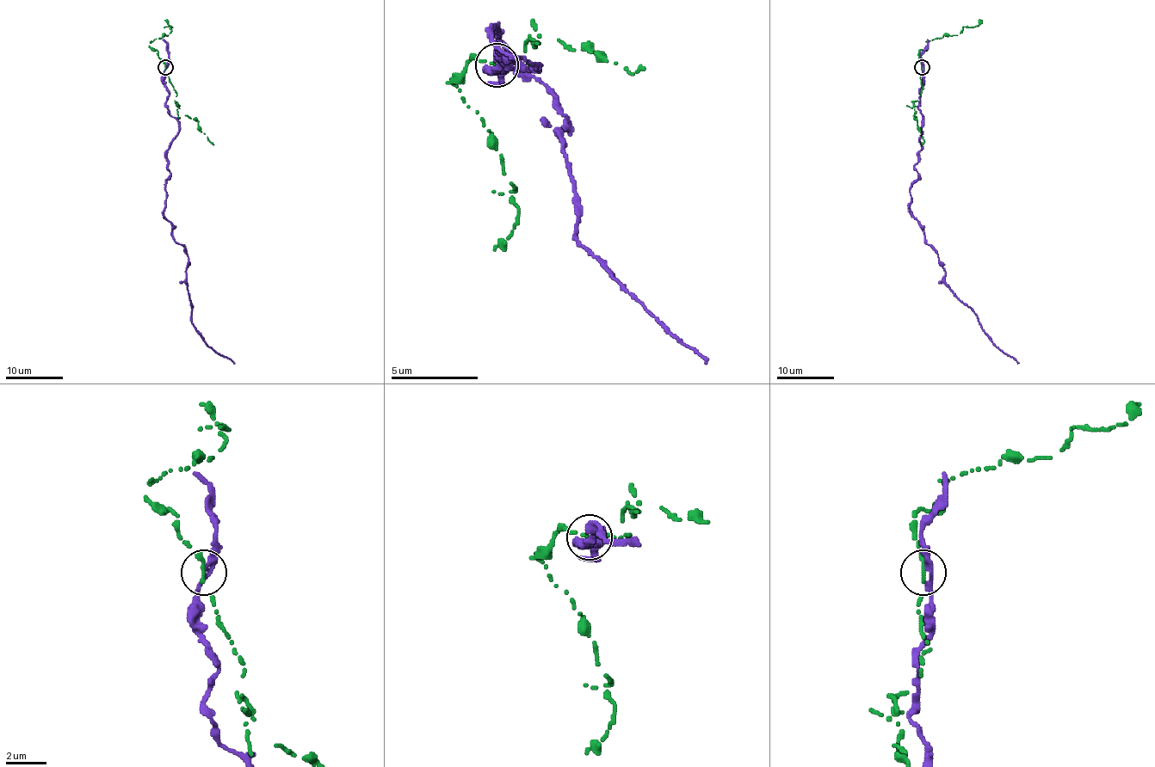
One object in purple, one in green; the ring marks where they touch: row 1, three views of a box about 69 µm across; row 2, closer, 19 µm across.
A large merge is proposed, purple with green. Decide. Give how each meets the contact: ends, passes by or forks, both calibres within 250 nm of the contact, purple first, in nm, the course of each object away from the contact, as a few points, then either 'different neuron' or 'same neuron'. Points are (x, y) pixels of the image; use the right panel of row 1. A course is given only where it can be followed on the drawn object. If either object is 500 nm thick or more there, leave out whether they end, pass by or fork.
purple passes by | green passes by | 280/160 nm | purple via (922, 66), (922, 149), (911, 187), (911, 213), (937, 254), (944, 284), (977, 316), (996, 346), (1017, 364) | green via (922, 66), (920, 82), (923, 87), (920, 96), (913, 103), (913, 115), (923, 139), (922, 144) | different neuron

